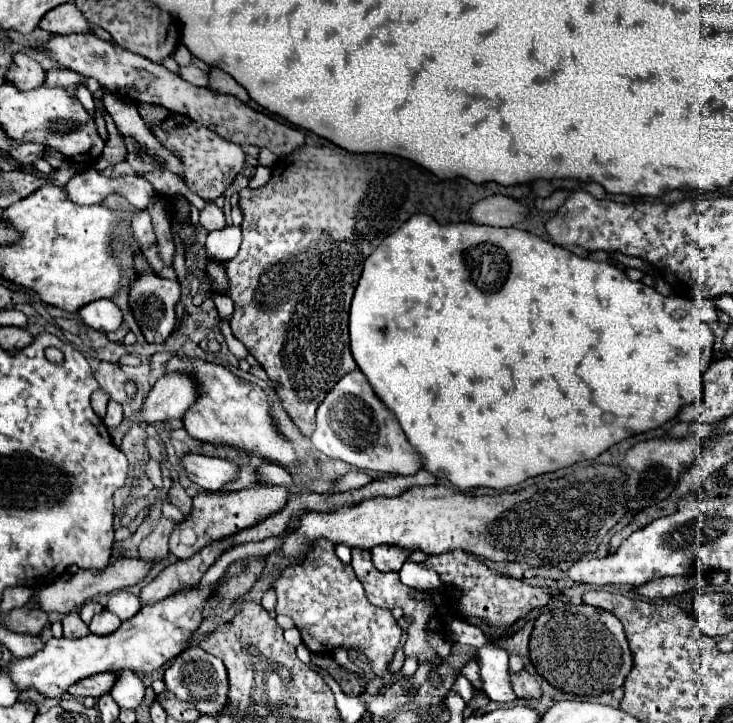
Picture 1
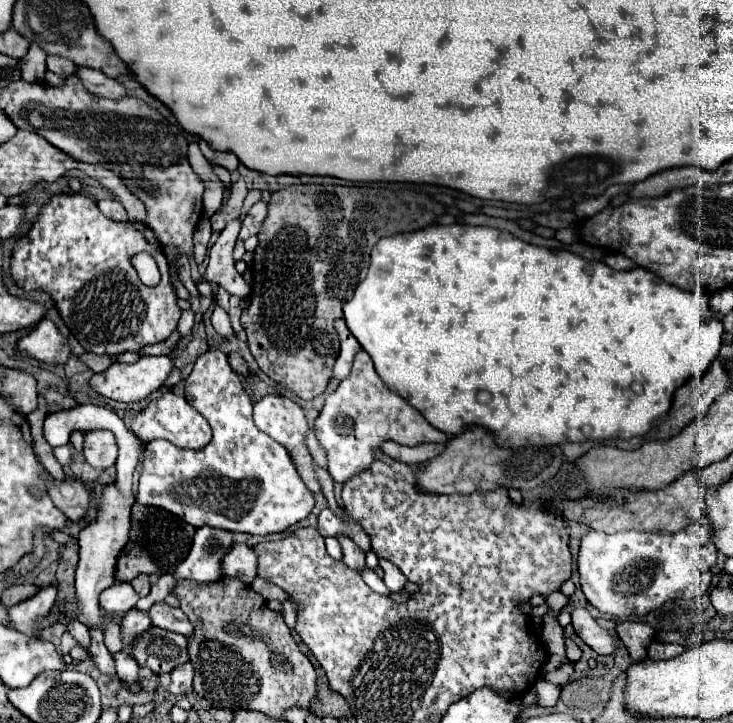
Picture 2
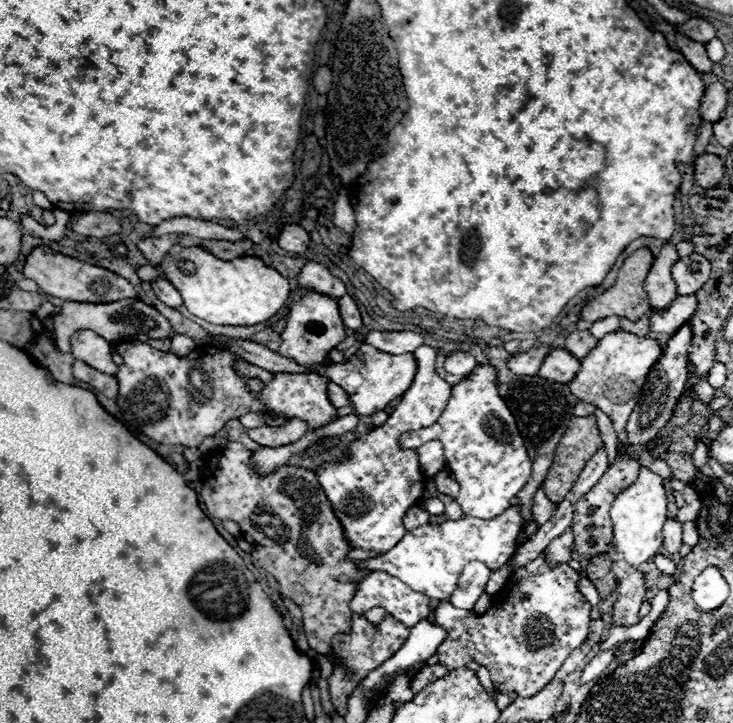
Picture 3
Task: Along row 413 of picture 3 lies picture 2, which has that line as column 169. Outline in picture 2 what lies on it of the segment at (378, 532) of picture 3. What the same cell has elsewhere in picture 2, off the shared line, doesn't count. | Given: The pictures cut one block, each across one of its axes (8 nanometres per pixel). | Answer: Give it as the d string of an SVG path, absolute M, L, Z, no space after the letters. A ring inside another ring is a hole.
M172 392L162 394L160 398L152 400L134 420L132 420L132 430L134 434L140 434L140 440L156 440L156 438L164 438L180 448L192 448L192 450L200 450L204 448L210 438L212 438L212 430L210 424L204 420L204 416L200 412L196 412L186 398L180 398Z

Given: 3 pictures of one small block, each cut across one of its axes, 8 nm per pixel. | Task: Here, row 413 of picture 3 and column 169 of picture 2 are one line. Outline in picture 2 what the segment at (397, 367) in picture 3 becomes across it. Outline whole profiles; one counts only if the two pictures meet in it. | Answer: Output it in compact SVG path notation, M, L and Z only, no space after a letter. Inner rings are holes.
M142 356L134 364L112 364L106 372L94 374L90 384L106 398L140 402L166 384L172 368L170 356Z

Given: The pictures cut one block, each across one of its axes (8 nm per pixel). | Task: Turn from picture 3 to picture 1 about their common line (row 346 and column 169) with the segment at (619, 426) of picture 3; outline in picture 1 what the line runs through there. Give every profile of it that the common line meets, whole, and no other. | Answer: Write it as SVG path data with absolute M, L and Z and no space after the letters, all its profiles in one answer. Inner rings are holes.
M220 582L200 588L186 586L178 590L178 594L172 594L154 604L144 604L136 616L124 620L120 628L108 636L88 634L78 640L50 638L46 646L34 656L12 660L8 664L10 676L20 690L36 688L40 694L56 698L64 696L68 686L92 674L118 672L122 668L128 668L132 672L154 672L188 648L194 630L198 630L198 626L204 620L204 608L208 600L218 592L218 586Z

